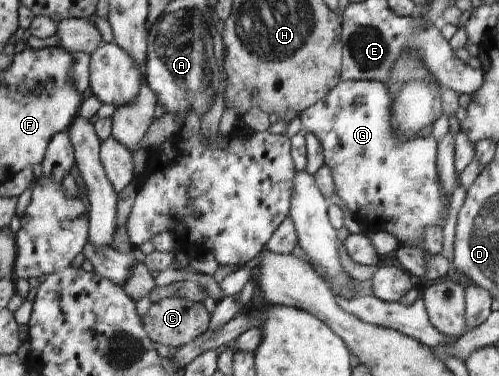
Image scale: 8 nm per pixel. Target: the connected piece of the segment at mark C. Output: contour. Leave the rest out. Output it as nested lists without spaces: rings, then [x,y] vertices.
[[[162,298],[152,303],[142,321],[154,341],[182,348],[209,329],[211,315],[202,302]]]

